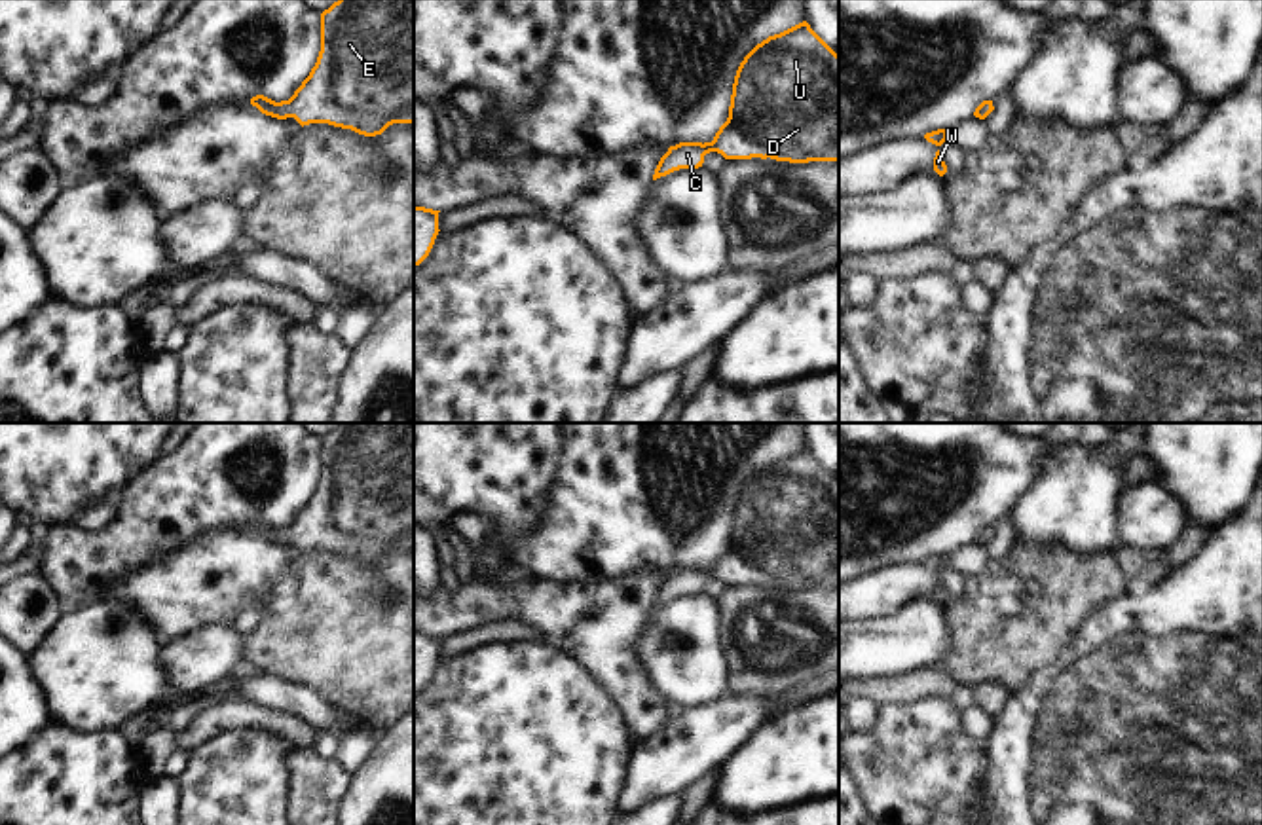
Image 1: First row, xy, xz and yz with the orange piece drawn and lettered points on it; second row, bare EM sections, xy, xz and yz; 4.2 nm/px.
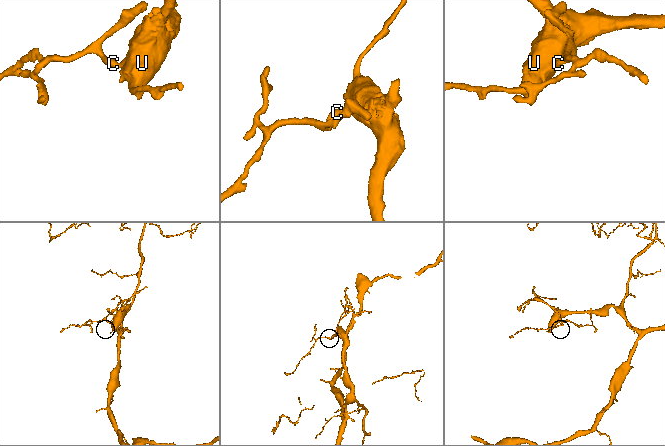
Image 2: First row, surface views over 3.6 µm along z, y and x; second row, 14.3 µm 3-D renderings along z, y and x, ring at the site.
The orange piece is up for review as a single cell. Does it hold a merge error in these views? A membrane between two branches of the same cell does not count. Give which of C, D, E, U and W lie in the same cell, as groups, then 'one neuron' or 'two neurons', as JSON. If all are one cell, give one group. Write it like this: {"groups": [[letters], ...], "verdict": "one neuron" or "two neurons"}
{"groups": [["C", "D", "E", "U", "W"]], "verdict": "one neuron"}

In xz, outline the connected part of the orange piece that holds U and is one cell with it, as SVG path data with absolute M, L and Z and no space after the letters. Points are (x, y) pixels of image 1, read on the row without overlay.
M807 446L769 461L744 482L734 501L729 542L714 565L670 571L653 605L679 594L698 594L710 577L725 584L839 586L839 480Z

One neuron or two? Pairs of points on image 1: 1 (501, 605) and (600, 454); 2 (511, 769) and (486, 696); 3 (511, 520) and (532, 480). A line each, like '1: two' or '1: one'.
1: two
2: one
3: one

